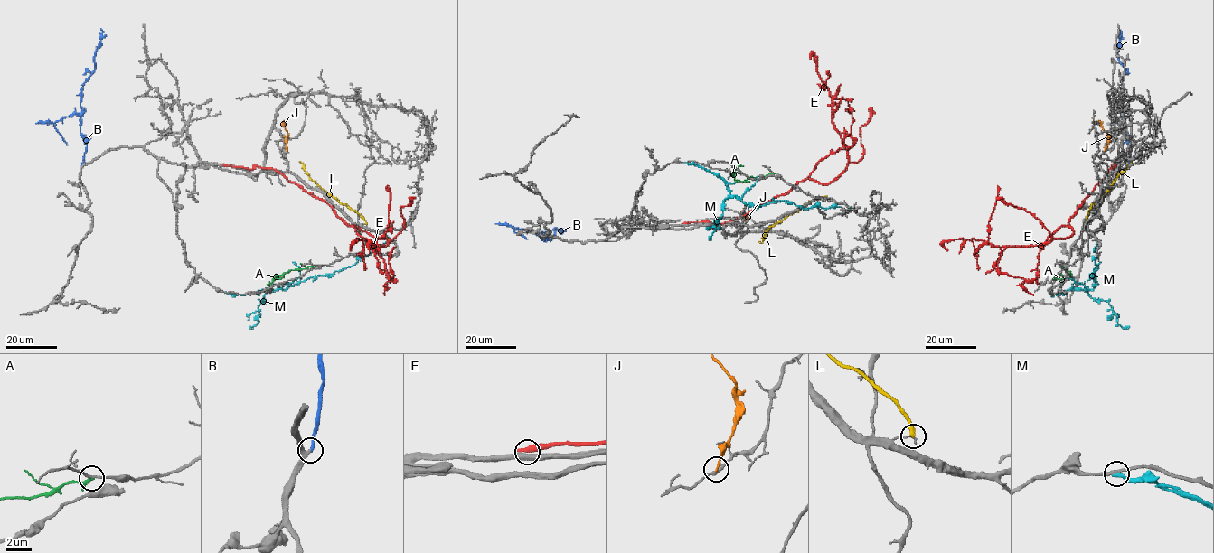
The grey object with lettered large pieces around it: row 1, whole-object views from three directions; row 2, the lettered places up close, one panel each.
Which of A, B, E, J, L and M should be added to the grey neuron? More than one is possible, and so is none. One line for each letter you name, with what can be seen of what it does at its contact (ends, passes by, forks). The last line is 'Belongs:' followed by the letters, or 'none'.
B: it ends there
Belongs: B

